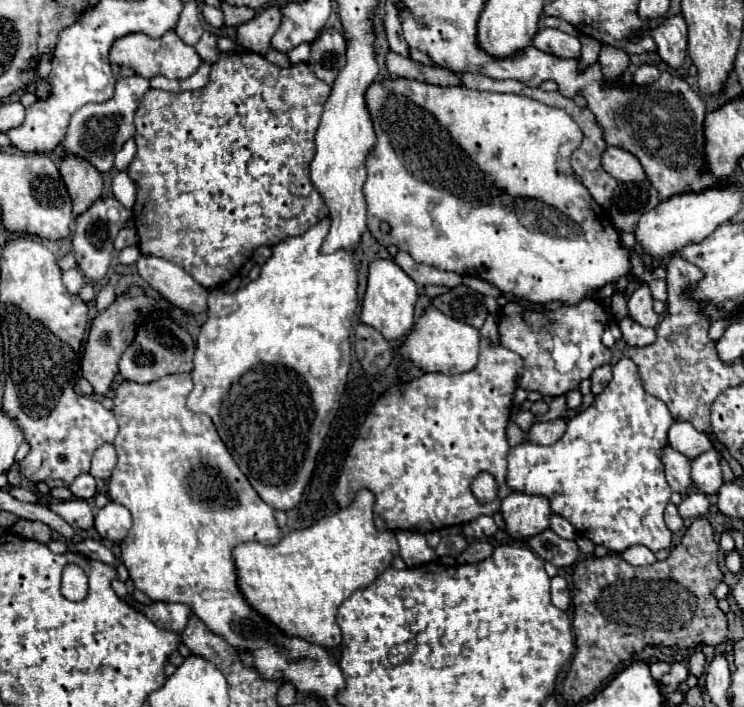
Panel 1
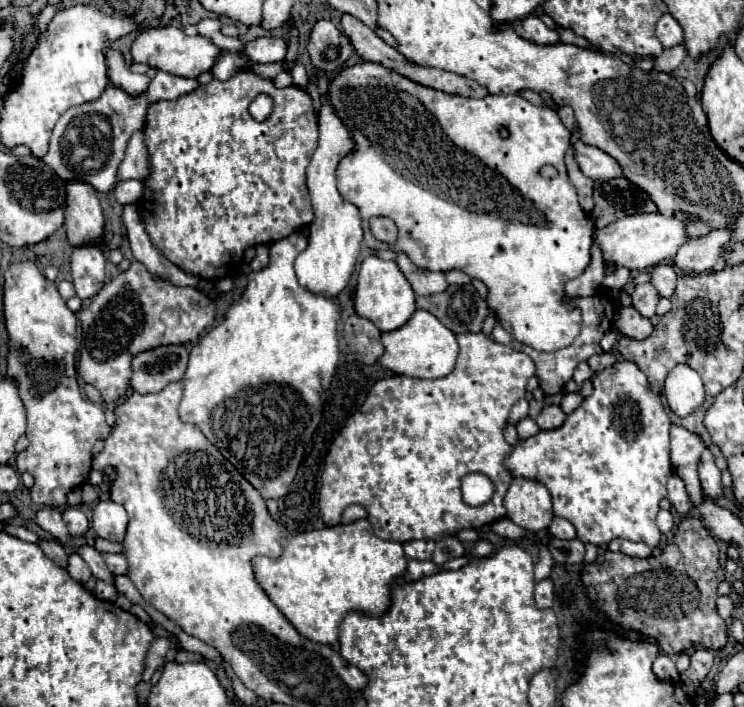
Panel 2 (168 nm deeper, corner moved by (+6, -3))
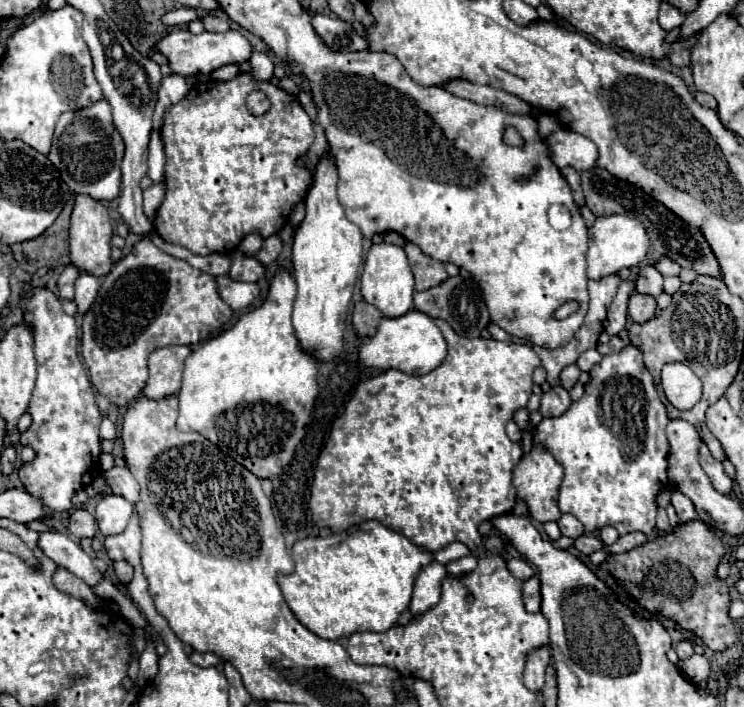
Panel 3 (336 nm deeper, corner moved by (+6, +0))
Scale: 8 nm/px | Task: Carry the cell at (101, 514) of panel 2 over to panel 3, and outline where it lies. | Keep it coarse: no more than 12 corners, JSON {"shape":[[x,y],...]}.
{"shape":[[107,494],[95,520],[103,536],[121,534],[133,514],[123,496]]}

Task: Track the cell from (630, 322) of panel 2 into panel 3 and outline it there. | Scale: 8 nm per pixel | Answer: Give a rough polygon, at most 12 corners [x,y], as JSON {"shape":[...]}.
{"shape":[[631,294],[629,316],[645,324],[655,316],[655,298]]}

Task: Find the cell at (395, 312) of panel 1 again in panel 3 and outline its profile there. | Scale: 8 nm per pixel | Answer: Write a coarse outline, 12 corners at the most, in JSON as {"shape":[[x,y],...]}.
{"shape":[[371,246],[361,296],[385,318],[413,308],[403,248]]}

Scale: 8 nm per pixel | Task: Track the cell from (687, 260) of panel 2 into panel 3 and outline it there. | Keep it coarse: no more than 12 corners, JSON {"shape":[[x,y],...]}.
{"shape":[[659,258],[655,262],[663,276],[677,276],[679,264],[675,260]]}

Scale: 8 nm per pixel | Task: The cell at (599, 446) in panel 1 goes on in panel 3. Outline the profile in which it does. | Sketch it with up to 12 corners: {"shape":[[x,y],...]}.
{"shape":[[639,348],[603,356],[533,446],[587,534],[651,534],[667,410]]}

